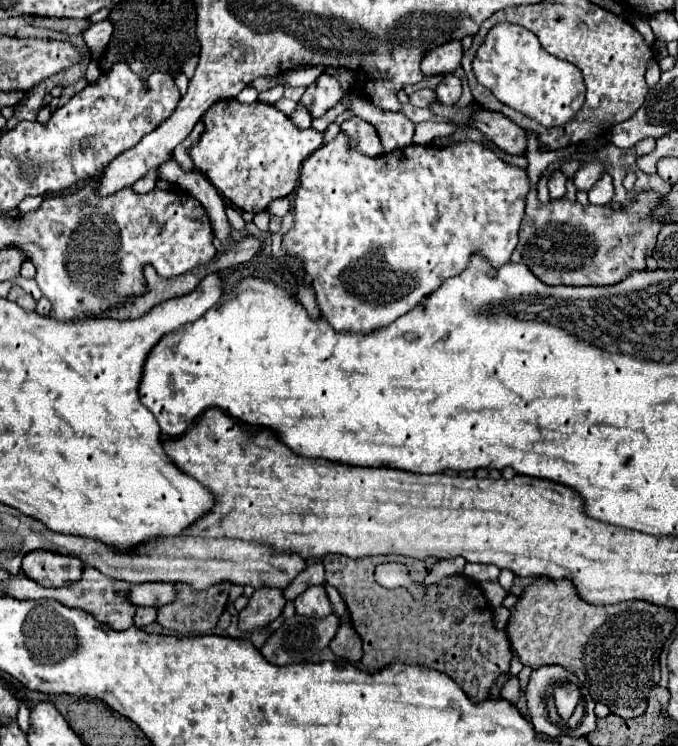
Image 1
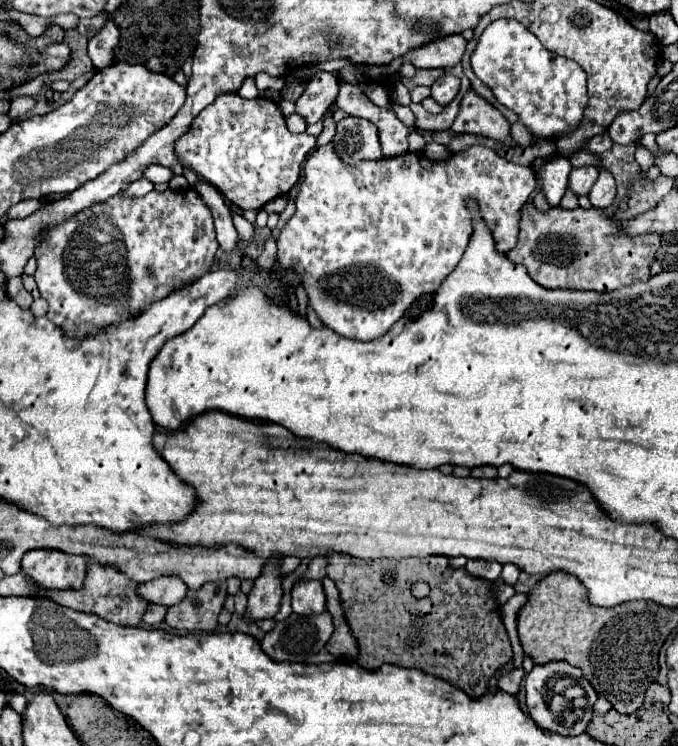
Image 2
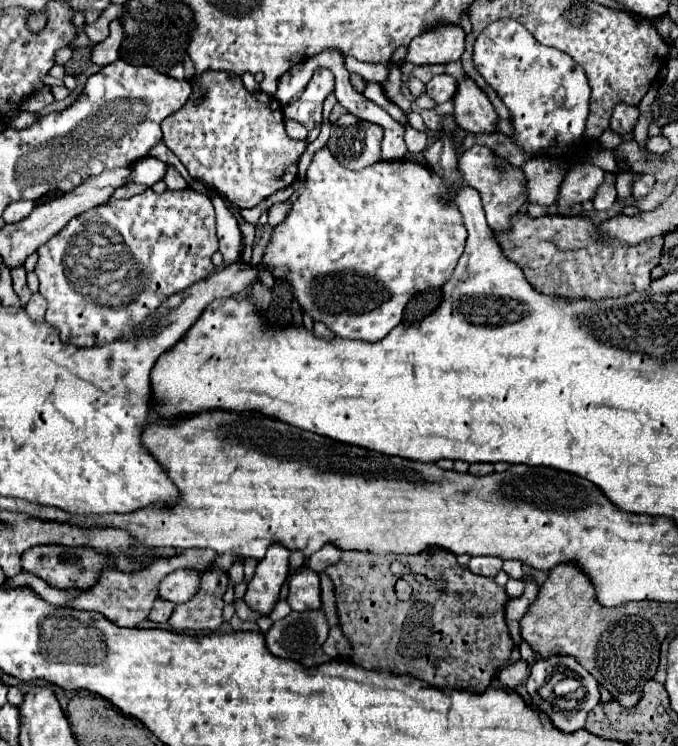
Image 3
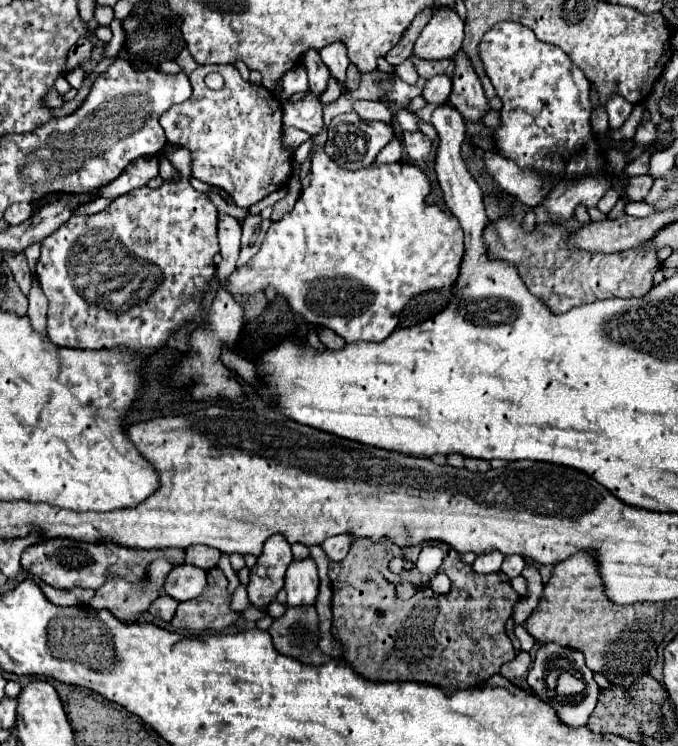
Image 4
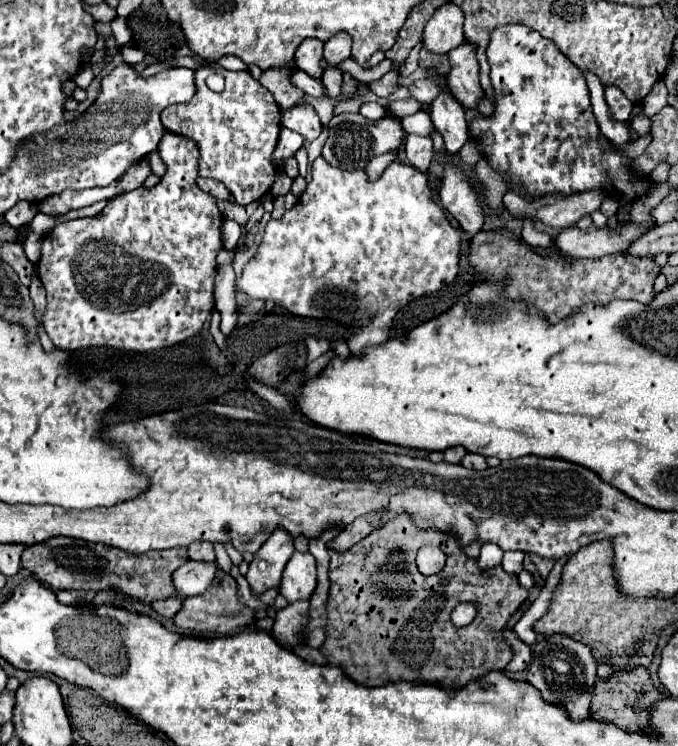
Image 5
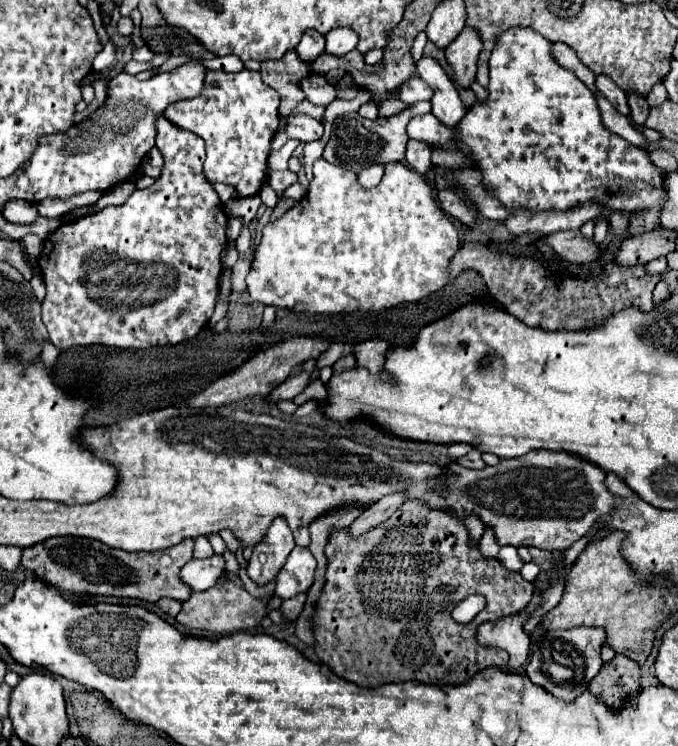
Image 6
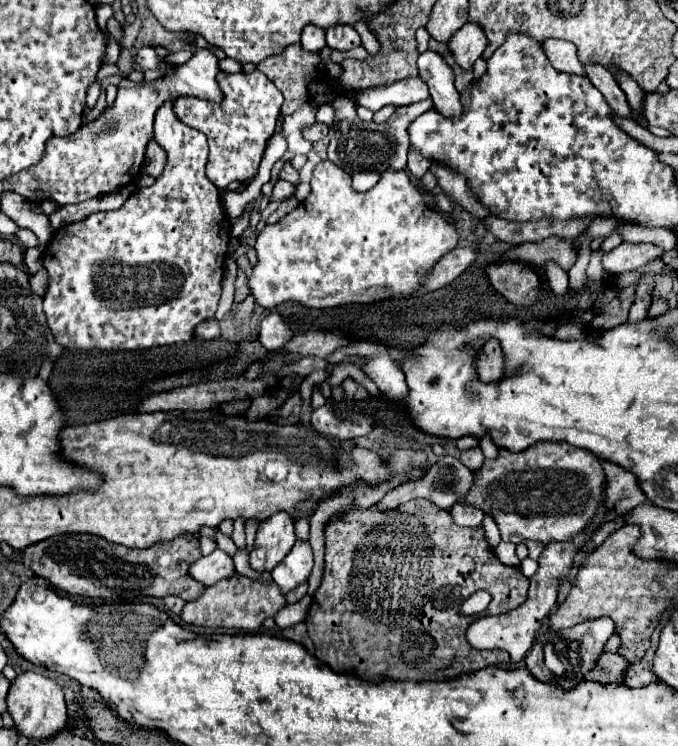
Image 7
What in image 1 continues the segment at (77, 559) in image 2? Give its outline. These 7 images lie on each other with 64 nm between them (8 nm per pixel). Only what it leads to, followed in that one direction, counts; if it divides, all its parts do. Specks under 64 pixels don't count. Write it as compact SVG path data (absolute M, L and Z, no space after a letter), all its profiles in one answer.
M36 550L24 556L22 570L30 580L48 588L58 588L80 580L84 566L80 564L80 560L76 560L76 556L70 558L70 556L60 556L58 552Z

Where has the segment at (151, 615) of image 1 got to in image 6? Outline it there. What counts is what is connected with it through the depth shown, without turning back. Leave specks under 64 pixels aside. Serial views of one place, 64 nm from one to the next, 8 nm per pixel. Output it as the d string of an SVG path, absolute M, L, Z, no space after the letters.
M164 598L164 600L158 600L158 606L160 606L166 614L176 616L176 614L180 612L180 608L182 608L182 602L180 602L180 600L172 600L172 598Z

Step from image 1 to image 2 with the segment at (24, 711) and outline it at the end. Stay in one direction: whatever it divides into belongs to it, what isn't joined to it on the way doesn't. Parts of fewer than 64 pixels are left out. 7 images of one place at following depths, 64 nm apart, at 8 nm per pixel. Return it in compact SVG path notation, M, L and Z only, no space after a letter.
M10 692L7 695L7 700L9 705L22 717L24 715L26 706L28 705L27 698L23 694Z

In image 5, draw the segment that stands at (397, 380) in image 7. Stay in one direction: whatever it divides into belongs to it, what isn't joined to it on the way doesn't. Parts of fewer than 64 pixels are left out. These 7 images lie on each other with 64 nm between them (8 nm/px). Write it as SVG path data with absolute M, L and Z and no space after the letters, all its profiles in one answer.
M316 158L312 164L312 180L308 182L308 188L304 190L304 194L300 196L298 204L288 210L280 220L270 220L266 224L266 232L262 238L262 244L258 248L258 254L246 264L242 278L238 280L238 290L246 292L250 298L258 298L258 300L272 300L274 304L284 306L286 310L290 310L292 314L300 314L300 316L314 316L314 318L332 318L332 320L340 320L344 324L356 326L358 332L354 332L348 340L350 352L360 356L366 348L370 346L380 346L388 340L388 328L392 326L392 318L396 316L396 312L408 304L414 298L420 298L424 294L430 292L438 292L440 288L448 286L454 282L454 278L458 276L458 260L460 260L460 232L450 224L448 216L444 214L442 208L438 208L438 204L432 200L430 194L430 186L426 180L426 174L422 174L420 170L416 170L414 166L402 164L402 162L392 162L388 164L388 168L384 170L384 174L380 176L380 180L376 182L368 182L366 174L362 170L342 170L342 168L334 168L330 166L324 158Z

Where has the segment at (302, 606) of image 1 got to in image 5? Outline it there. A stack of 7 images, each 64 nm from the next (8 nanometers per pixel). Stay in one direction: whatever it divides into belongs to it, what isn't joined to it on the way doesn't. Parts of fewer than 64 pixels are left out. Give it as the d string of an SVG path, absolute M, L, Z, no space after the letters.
M294 552L284 568L284 576L280 580L280 594L288 602L296 602L300 598L308 600L316 586L316 560L308 552Z

